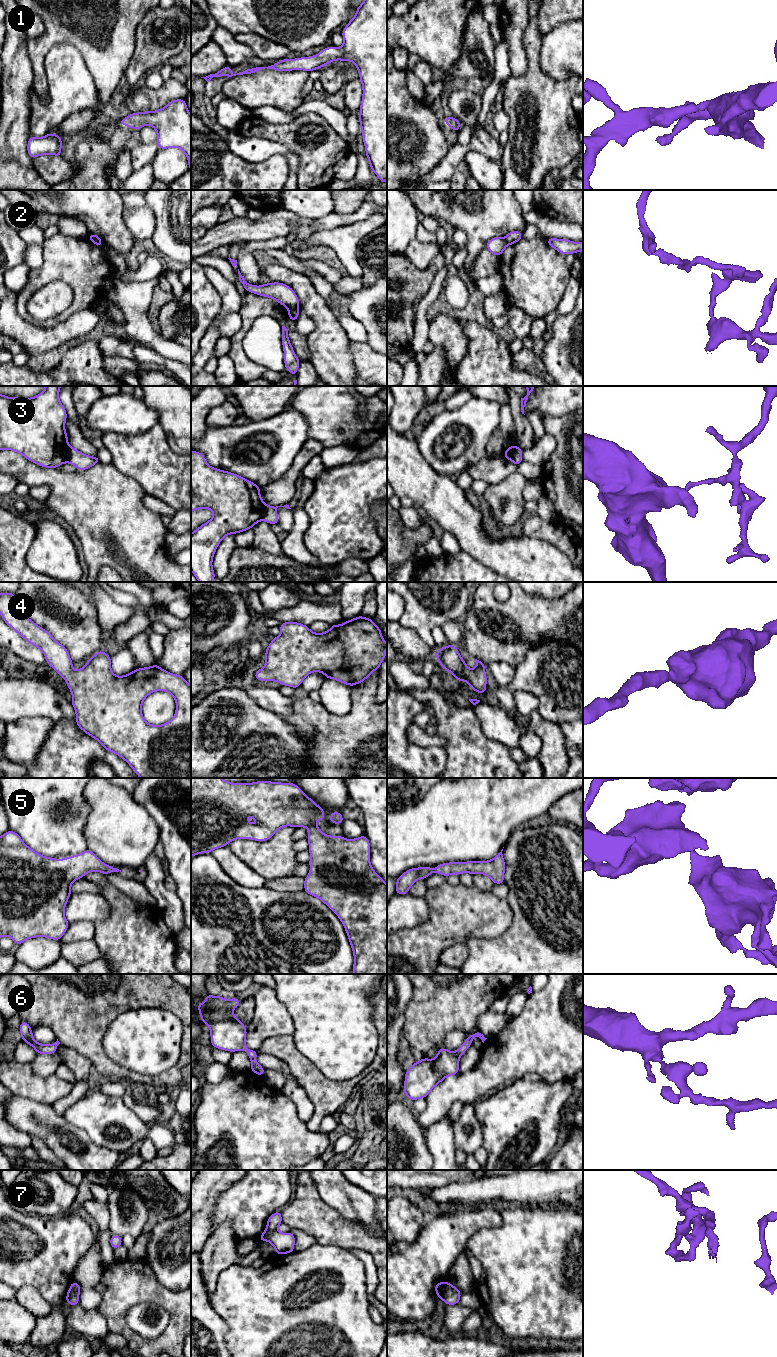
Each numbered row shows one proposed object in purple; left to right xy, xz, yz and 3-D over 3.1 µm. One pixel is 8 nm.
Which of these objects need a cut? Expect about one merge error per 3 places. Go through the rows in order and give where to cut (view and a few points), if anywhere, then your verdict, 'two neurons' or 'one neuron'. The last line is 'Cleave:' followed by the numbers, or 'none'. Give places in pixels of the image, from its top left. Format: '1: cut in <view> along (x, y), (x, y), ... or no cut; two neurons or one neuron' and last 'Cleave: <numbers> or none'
1: no cut; one neuron
2: cut in xz along (288, 308), (297, 309); two neurons
3: cut in xy along (70, 447), (65, 461); two neurons
4: no cut; one neuron
5: no cut; one neuron
6: no cut; one neuron
7: cut in yz along (450, 1285), (442, 1299); two neurons
Cleave: 2, 3, 7

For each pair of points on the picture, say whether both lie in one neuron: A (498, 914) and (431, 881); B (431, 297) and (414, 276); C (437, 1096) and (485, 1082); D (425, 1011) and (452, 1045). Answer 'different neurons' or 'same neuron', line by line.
A: different neurons
B: different neurons
C: same neuron
D: different neurons

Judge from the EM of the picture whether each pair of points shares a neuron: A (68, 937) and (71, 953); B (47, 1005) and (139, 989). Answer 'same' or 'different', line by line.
A: different
B: same

